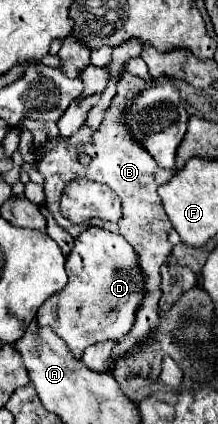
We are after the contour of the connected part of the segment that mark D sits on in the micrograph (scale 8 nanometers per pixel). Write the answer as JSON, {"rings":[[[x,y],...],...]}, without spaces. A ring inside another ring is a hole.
{"rings":[[[89,226],[87,230],[81,232],[79,238],[75,238],[75,246],[67,256],[65,268],[69,276],[67,284],[63,286],[61,292],[49,296],[45,304],[37,310],[37,322],[39,326],[51,326],[53,332],[67,342],[73,356],[79,360],[87,346],[107,340],[121,342],[127,336],[127,332],[135,324],[137,310],[145,296],[145,274],[139,266],[139,254],[135,252],[135,248],[127,240],[123,240],[121,234],[97,226]]]}

